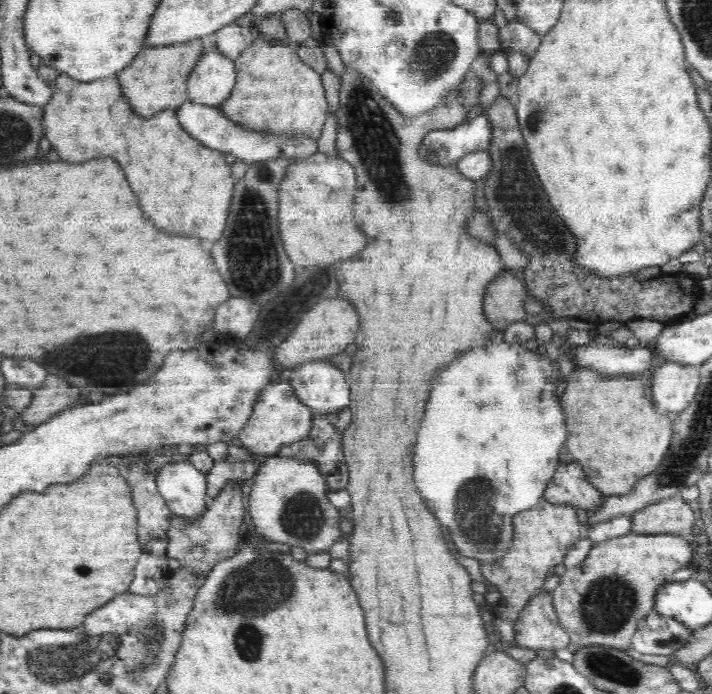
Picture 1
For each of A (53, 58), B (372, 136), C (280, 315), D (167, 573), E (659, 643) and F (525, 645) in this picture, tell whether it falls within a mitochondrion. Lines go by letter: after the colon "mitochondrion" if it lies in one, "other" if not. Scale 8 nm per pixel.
A: other
B: mitochondrion
C: mitochondrion
D: other
E: mitochondrion
F: other

